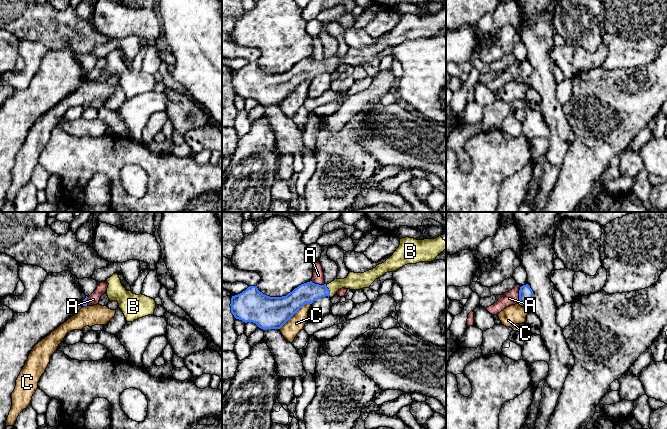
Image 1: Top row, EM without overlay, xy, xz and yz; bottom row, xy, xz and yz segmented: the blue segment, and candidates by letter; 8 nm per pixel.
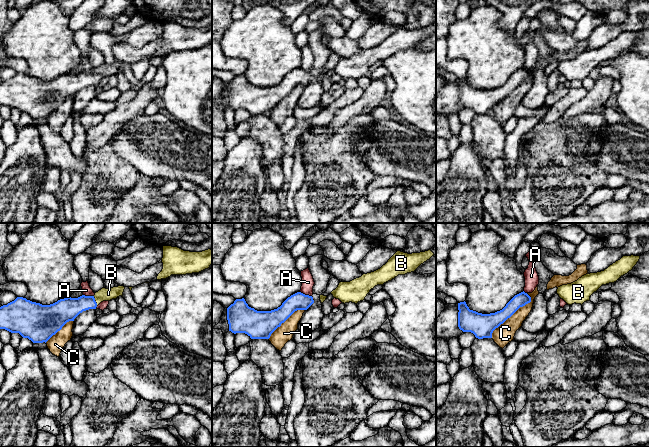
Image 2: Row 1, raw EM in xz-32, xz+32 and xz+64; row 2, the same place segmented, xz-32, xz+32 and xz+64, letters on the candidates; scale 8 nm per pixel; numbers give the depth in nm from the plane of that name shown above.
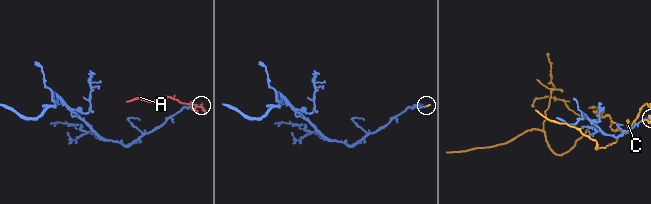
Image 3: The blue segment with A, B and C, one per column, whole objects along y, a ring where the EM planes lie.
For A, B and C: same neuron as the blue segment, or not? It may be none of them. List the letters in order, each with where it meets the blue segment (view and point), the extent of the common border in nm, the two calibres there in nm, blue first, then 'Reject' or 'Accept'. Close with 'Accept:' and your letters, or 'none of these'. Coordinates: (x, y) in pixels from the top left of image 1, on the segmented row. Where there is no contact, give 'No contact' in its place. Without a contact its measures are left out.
A: Touches blue at yz (519, 294). Shared border 130 nm. Thickness 110 nm (blue) against 110 nm. Reject
B: Touches blue at xz (329, 291). Shared border 100 nm. Thickness 170 nm (blue) against 140 nm. Accept
C: Touches blue at xz (294, 313). Shared border 340 nm. Thickness 260 nm (blue) against 140 nm. Reject
Accept: B

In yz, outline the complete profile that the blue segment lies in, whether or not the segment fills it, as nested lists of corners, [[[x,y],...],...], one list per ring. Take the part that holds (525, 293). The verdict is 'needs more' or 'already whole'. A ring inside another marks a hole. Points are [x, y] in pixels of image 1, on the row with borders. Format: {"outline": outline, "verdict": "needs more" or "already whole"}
{"outline": [[[528,284],[520,287],[519,290],[519,302],[527,303],[533,296],[533,291]]], "verdict": "already whole"}

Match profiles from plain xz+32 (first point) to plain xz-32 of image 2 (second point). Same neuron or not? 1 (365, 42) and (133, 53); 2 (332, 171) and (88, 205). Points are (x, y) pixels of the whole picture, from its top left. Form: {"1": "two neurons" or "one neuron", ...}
{"1": "two neurons", "2": "one neuron"}

